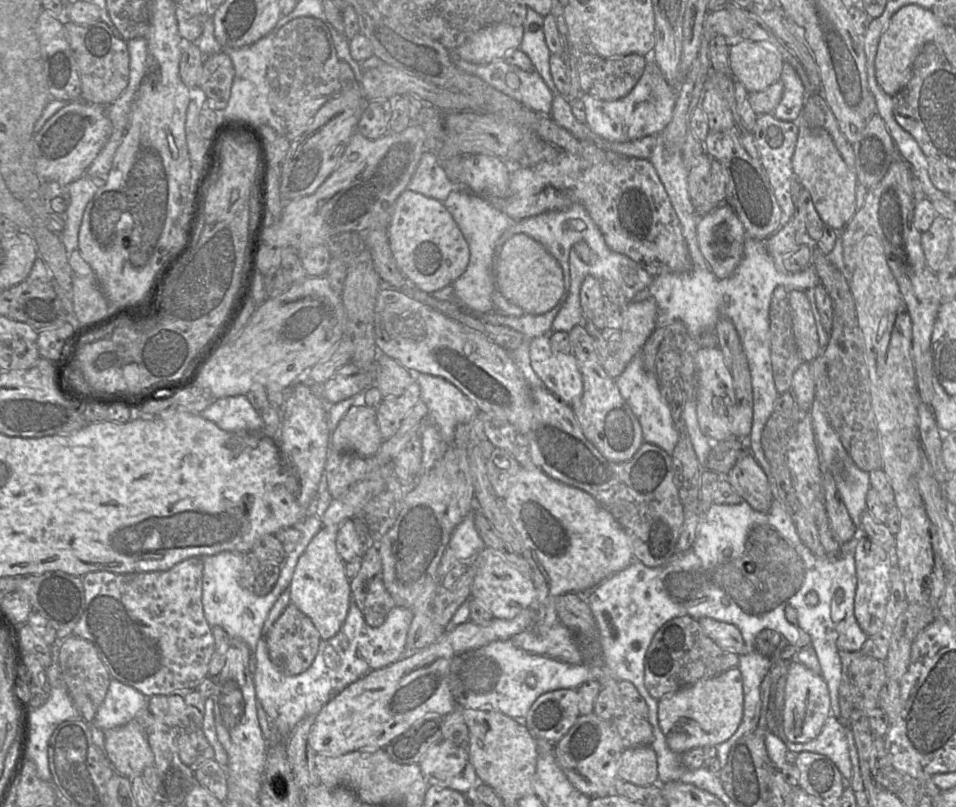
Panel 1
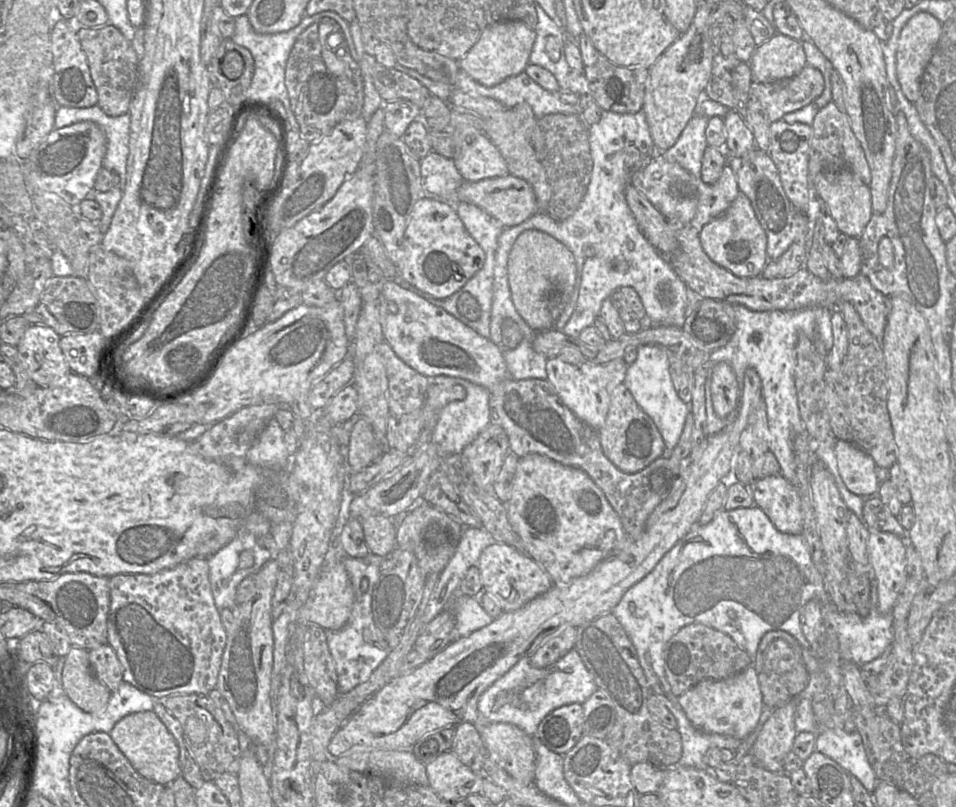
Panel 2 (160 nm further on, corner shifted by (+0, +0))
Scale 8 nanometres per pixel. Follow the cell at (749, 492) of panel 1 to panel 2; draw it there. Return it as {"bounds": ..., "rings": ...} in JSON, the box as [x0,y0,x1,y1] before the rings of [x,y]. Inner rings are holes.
{"bounds":[748,475,802,534],"rings":[[[771,475],[754,480],[748,487],[754,504],[765,513],[778,531],[802,534],[801,502],[791,483],[781,475]]]}

